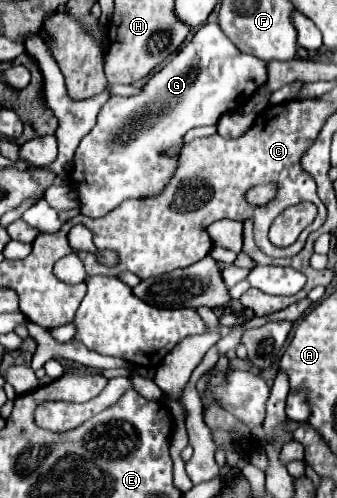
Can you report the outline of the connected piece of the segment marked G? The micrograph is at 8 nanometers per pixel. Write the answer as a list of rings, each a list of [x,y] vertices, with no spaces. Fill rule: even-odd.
[[[216,21],[204,23],[196,31],[192,41],[184,45],[160,71],[156,71],[136,97],[111,97],[100,109],[98,123],[94,125],[94,129],[82,137],[74,155],[74,169],[70,175],[70,183],[80,193],[82,213],[88,217],[102,217],[116,205],[120,205],[124,199],[150,197],[160,193],[162,187],[168,183],[172,171],[176,169],[176,159],[164,157],[162,151],[178,143],[184,133],[194,127],[216,125],[224,113],[238,109],[238,105],[252,97],[252,93],[256,93],[264,83],[266,63],[258,57],[240,53],[240,49],[236,49],[236,45],[232,45],[232,41],[224,37],[224,31]],[[122,131],[128,133],[128,141],[118,145],[114,139],[120,137]]]

